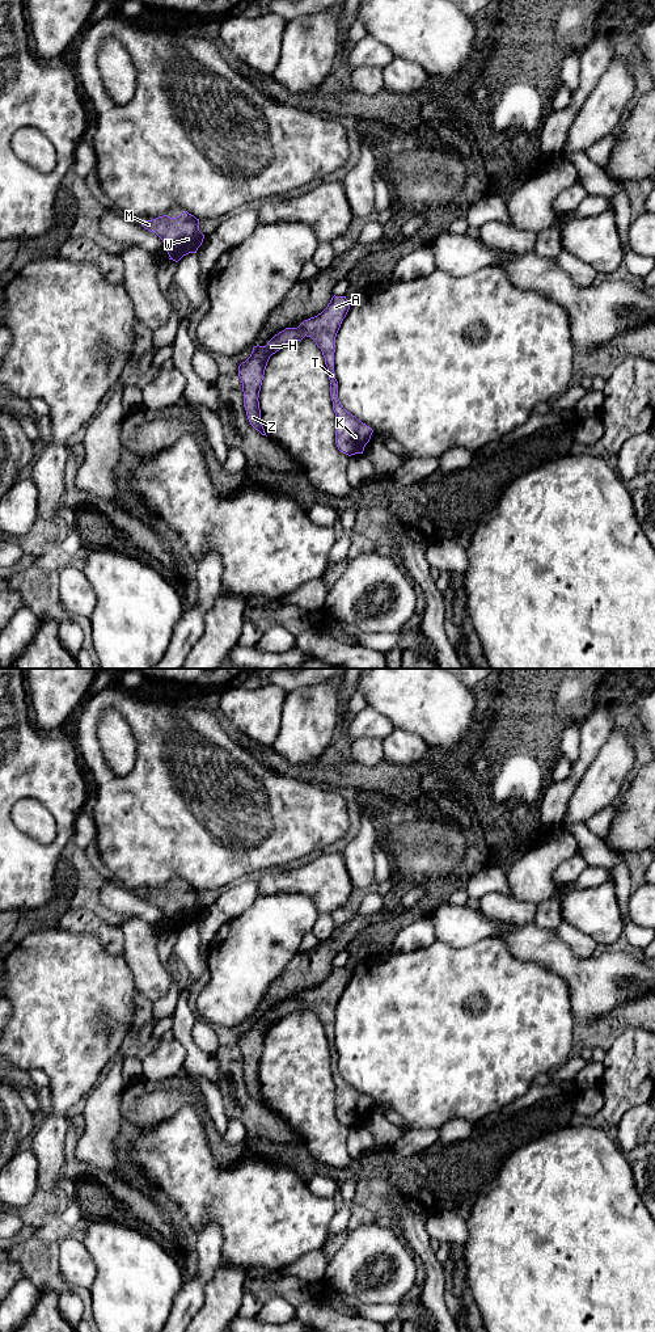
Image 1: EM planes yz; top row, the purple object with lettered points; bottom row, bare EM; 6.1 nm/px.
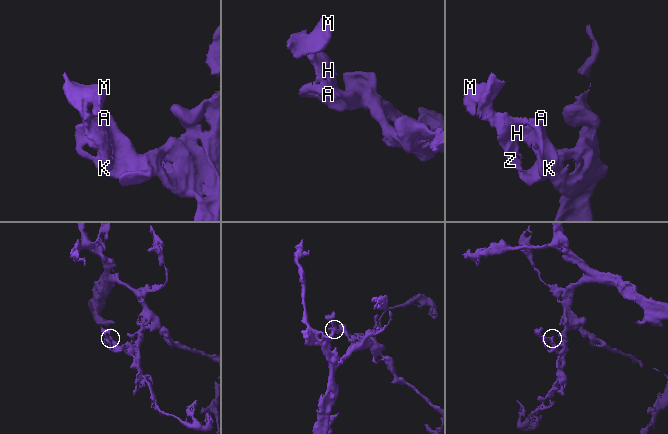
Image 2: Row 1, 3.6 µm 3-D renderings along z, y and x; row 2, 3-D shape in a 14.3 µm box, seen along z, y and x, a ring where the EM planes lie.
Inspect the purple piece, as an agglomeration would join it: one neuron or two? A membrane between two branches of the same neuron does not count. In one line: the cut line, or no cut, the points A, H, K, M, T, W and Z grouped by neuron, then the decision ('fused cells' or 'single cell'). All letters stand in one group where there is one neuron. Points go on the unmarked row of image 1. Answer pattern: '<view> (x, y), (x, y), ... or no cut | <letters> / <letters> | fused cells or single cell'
no cut | A H K M T W Z | single cell

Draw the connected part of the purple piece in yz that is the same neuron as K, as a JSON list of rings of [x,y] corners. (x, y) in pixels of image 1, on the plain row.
[[[333,968],[328,978],[314,989],[304,991],[297,999],[286,999],[266,1017],[254,1017],[250,1028],[238,1037],[242,1054],[244,1078],[250,1096],[266,1107],[261,1092],[259,1062],[267,1033],[287,1015],[310,1008],[321,1020],[330,1051],[330,1067],[335,1084],[335,1116],[348,1127],[363,1125],[373,1101],[347,1083],[338,1070],[338,1053],[334,1044],[335,1008],[350,981],[346,968]]]

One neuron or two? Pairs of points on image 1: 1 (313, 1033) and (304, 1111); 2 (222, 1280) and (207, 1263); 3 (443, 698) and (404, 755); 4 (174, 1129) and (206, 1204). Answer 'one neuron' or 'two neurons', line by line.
1: one neuron
2: two neurons
3: two neurons
4: one neuron

